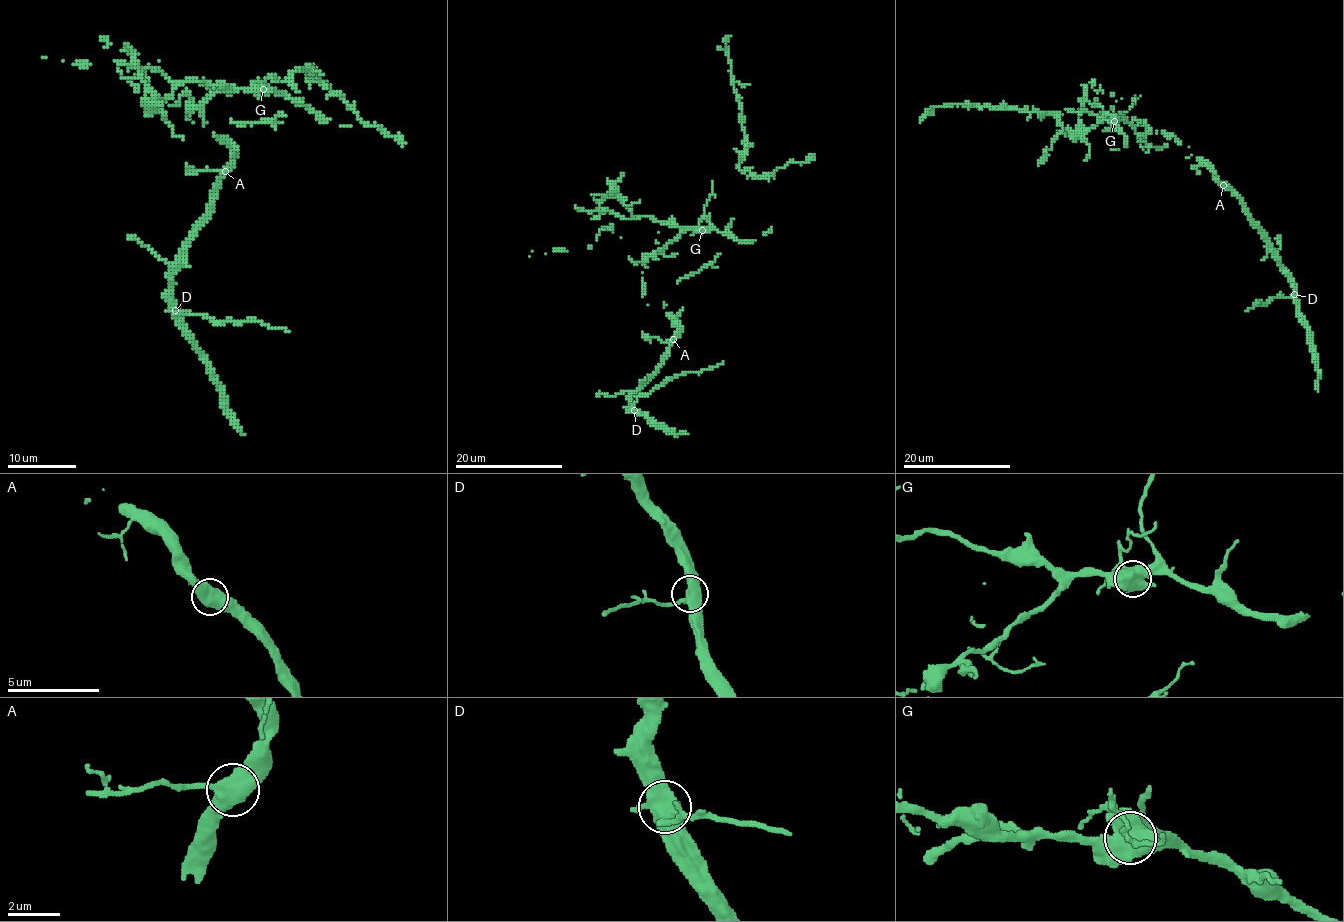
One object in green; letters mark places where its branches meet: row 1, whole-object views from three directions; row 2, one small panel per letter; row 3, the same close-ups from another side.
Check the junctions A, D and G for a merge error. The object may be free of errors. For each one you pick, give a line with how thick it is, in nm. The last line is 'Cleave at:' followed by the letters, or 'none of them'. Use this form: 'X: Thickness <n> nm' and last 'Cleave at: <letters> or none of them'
G: Thickness 700 nm
Cleave at: G

